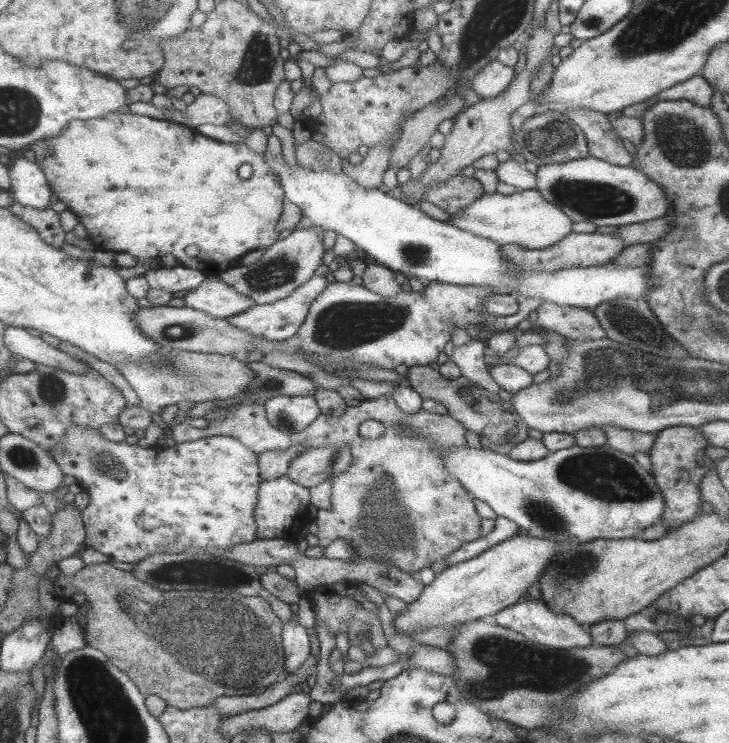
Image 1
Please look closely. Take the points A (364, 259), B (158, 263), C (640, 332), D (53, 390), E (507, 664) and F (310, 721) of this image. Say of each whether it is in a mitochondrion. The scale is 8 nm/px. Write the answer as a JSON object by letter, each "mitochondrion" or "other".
{"A":"other","B":"other","C":"mitochondrion","D":"mitochondrion","E":"mitochondrion","F":"other"}

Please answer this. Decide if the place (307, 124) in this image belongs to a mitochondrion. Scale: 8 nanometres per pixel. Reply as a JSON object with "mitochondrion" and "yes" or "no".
{"mitochondrion":"no"}

